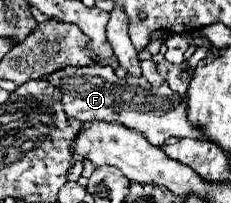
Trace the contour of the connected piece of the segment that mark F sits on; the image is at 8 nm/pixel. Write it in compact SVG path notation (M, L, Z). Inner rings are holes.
M64 67L46 77L62 91L62 105L70 117L80 121L114 121L142 133L152 145L162 147L168 137L202 137L202 129L194 129L186 121L186 97L180 97L166 85L152 87L144 77L118 79L112 67Z

